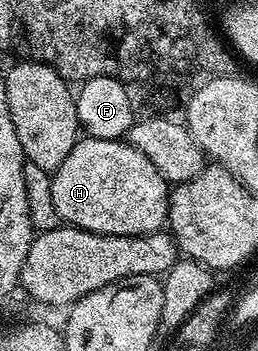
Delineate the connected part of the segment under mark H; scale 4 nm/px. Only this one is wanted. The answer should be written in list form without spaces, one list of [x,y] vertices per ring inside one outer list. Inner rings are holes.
[[[78,138],[77,144],[67,153],[63,165],[52,172],[50,189],[50,201],[56,211],[56,218],[62,224],[70,227],[78,227],[91,233],[100,235],[149,235],[153,231],[160,231],[166,226],[169,218],[169,193],[170,184],[135,149],[128,141],[119,139],[91,139]]]

